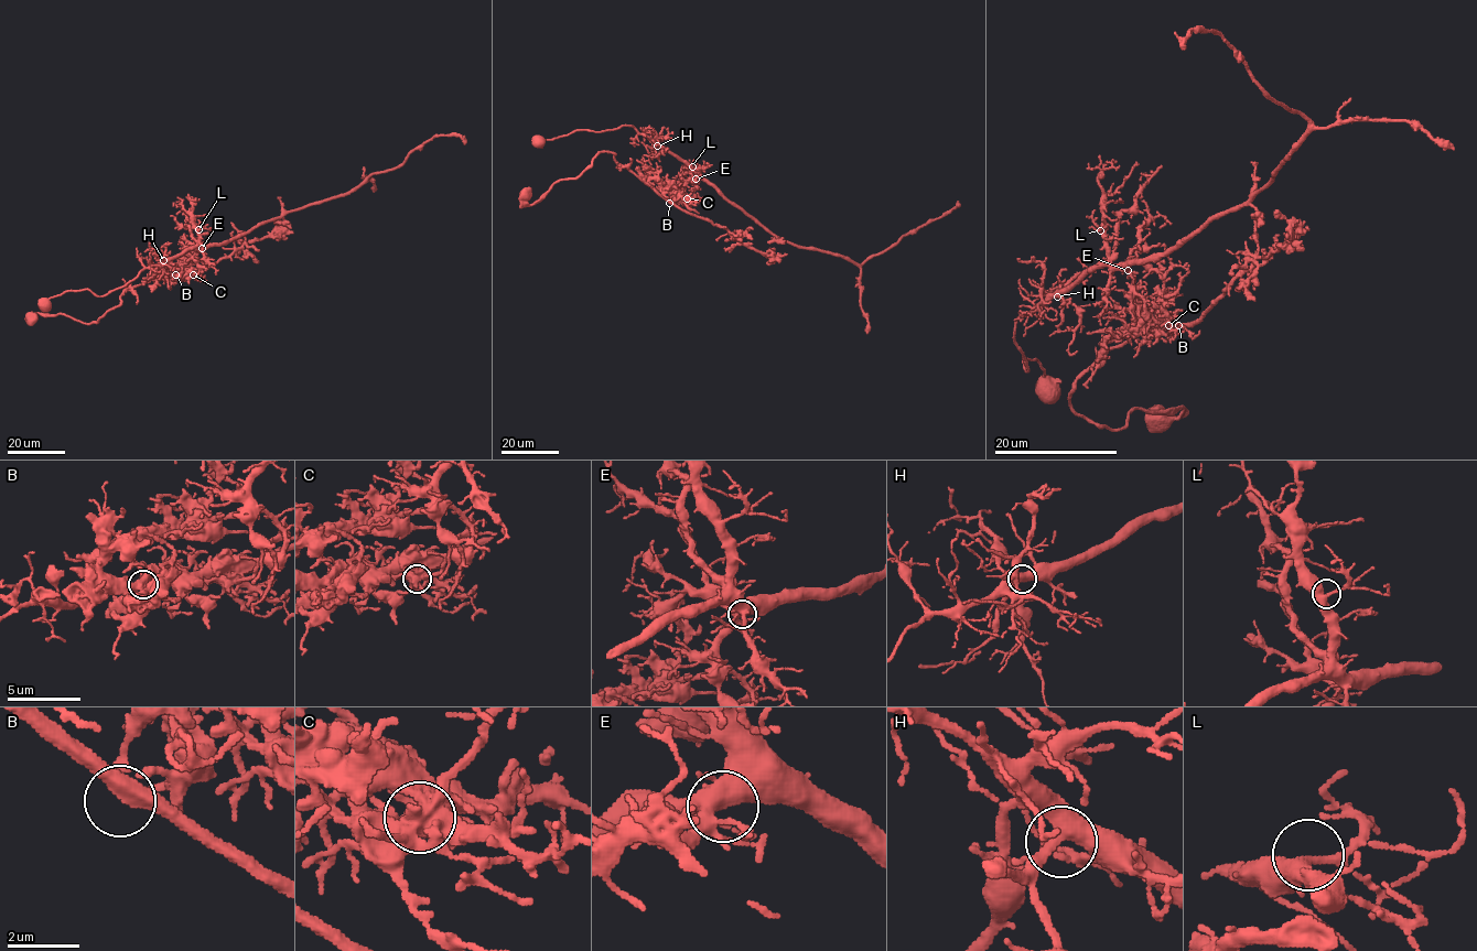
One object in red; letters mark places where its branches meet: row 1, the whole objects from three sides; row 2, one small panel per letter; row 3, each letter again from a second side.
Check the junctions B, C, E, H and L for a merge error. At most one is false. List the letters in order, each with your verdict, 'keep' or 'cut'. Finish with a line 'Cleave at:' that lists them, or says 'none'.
B: keep
C: cut
E: keep
H: keep
L: keep
Cleave at: C

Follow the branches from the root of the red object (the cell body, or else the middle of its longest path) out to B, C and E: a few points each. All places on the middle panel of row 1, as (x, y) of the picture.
B: (537, 140), (632, 126), (696, 174), (691, 181), (698, 186), (669, 203)
C: (537, 140), (578, 130), (601, 132), (632, 126), (693, 171), (691, 181), (698, 186), (687, 198)
E: (537, 140), (538, 137), (553, 139), (578, 130), (601, 132), (629, 125), (678, 155), (693, 171), (696, 179)

